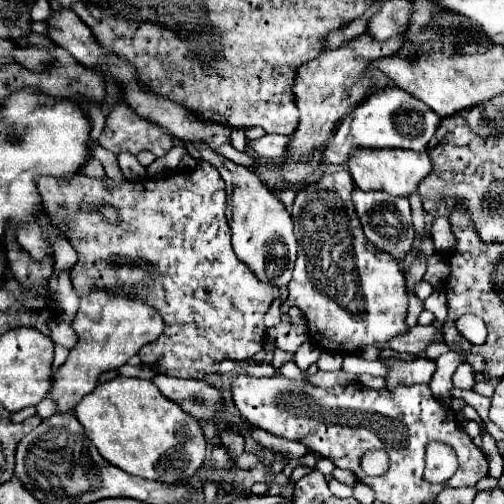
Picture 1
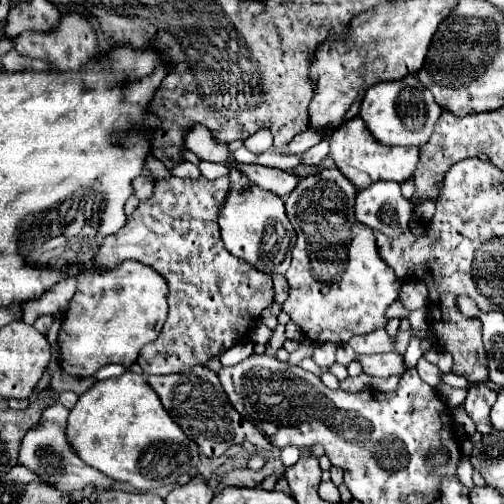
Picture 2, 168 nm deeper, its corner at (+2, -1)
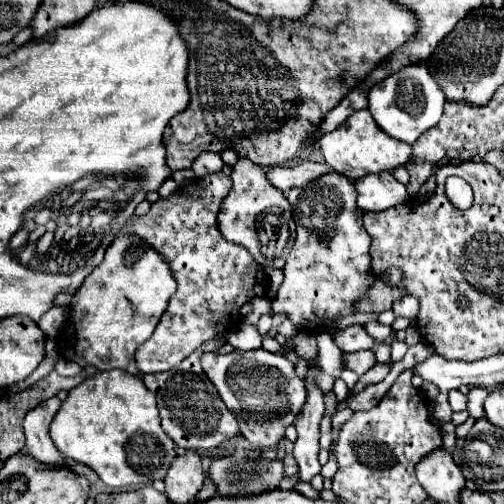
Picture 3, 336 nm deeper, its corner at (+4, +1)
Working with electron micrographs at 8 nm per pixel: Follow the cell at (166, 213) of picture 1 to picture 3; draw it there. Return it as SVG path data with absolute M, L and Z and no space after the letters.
M208 175L194 183L194 195L178 189L174 195L152 203L148 215L134 215L124 225L124 231L146 239L166 257L178 283L178 291L170 299L156 331L140 349L136 349L140 373L174 369L204 341L224 337L238 323L240 307L266 293L264 269L256 265L254 257L242 245L224 241L218 229L218 211L230 189L232 181L228 175Z

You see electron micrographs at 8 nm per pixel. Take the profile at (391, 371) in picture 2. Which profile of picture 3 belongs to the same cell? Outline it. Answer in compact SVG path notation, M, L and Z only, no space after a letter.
M356 351L342 355L342 369L350 369L356 375L364 375L374 365L376 365L376 357L372 351Z

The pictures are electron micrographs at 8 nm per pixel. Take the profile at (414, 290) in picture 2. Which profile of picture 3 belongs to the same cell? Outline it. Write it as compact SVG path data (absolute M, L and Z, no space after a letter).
M404 295L402 299L394 301L392 311L396 317L406 317L406 319L416 319L418 313L418 299L414 295Z

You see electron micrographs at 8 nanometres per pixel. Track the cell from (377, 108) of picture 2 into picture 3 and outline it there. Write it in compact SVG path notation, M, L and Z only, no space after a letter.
M422 63L406 65L404 69L378 81L368 91L368 99L368 109L374 121L380 125L380 129L390 137L410 145L432 125L436 125L436 121L440 121L442 107L446 103L444 91L440 89L440 85L436 85L436 79L428 73L428 67Z

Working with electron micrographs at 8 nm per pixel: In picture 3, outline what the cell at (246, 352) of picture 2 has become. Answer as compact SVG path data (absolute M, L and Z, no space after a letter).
M238 325L234 331L230 331L226 335L226 341L238 351L248 351L248 349L262 347L260 333L254 325Z

